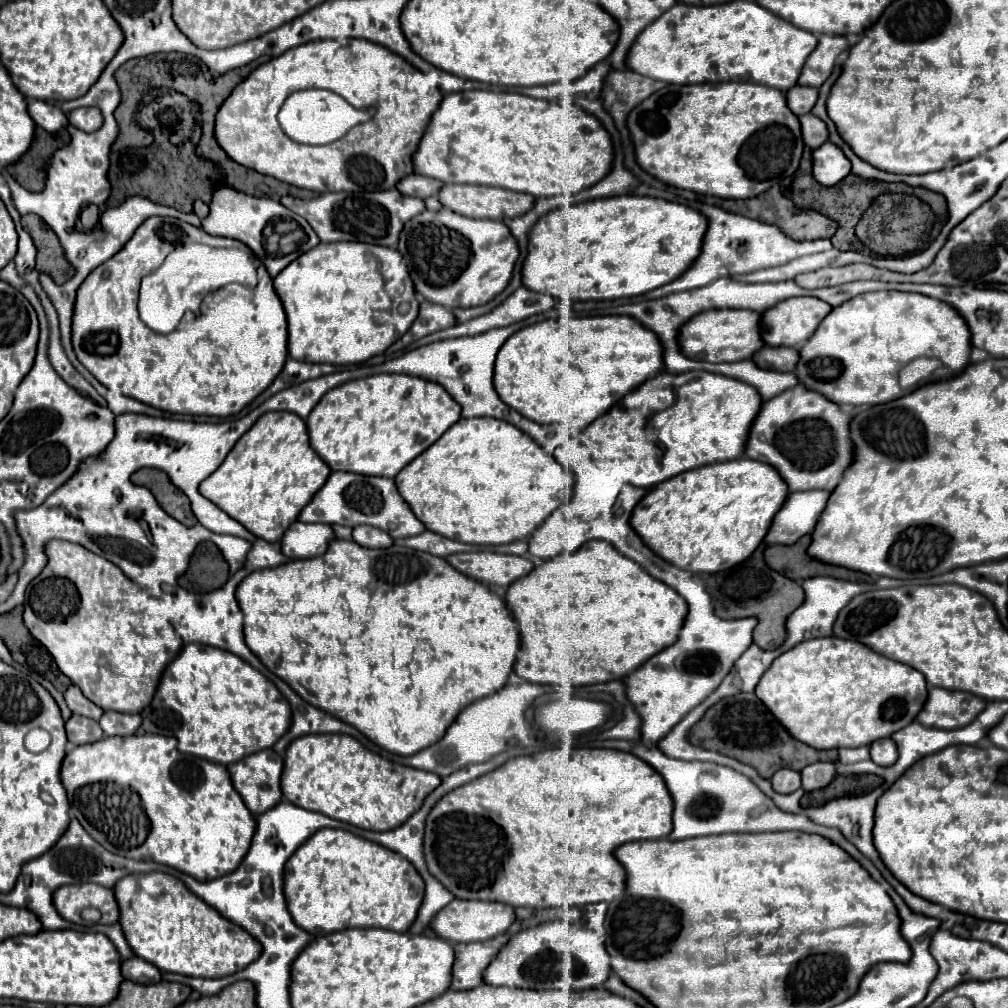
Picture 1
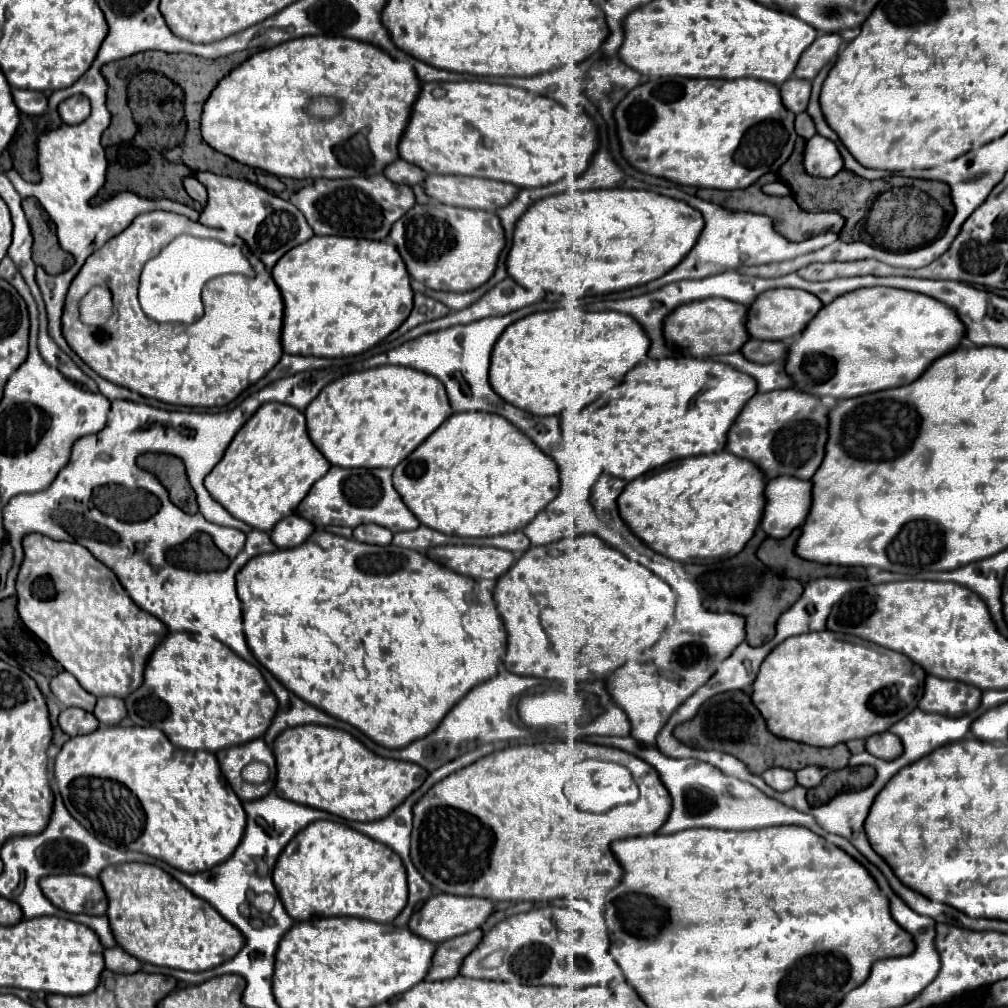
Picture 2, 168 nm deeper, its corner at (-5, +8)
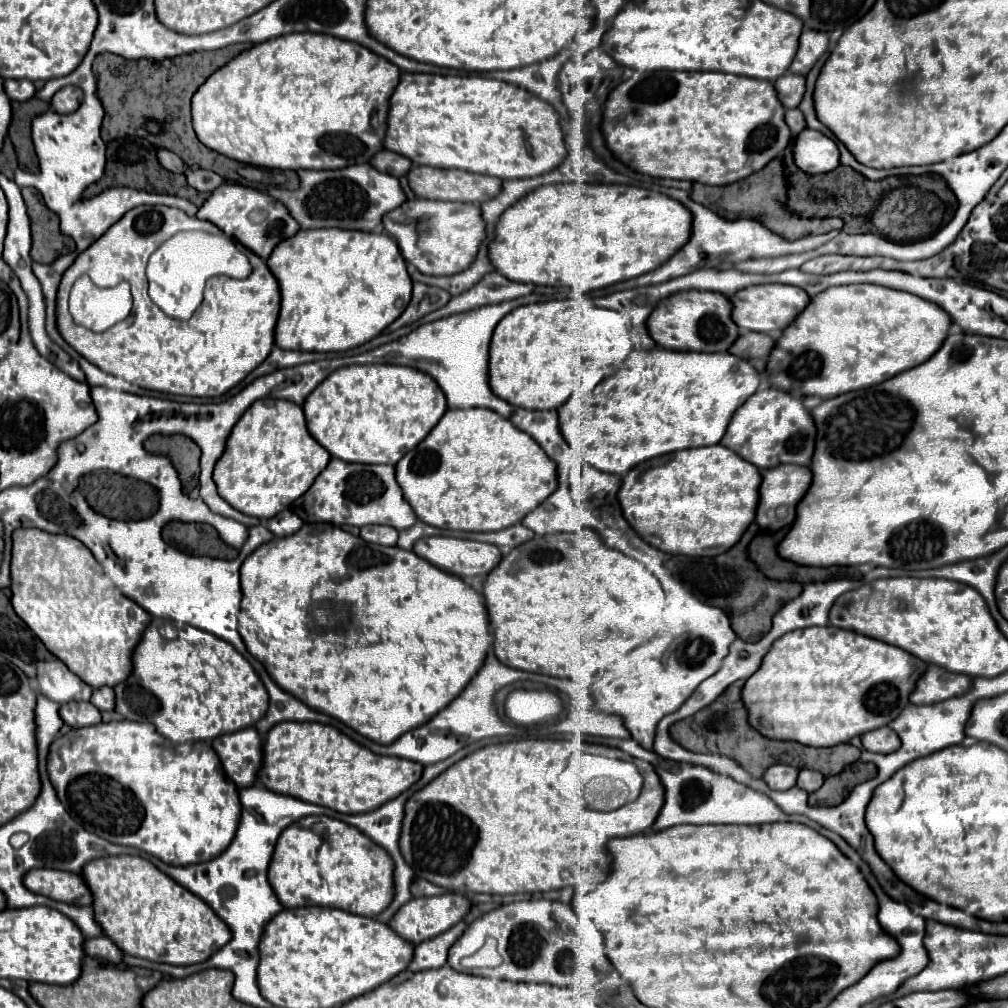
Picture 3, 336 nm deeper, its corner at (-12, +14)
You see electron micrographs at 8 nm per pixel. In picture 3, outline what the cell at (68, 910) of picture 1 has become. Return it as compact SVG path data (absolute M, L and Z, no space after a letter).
M34 868L24 876L24 886L36 894L74 906L92 906L94 898L82 874L52 868Z

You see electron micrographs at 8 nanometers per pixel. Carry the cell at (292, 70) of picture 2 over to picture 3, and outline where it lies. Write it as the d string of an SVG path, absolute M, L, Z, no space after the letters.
M294 32L288 36L280 36L280 38L256 44L250 50L236 56L226 66L218 68L198 88L198 92L192 98L192 124L194 124L194 130L200 138L200 142L204 142L208 148L212 148L228 158L234 158L238 162L268 168L268 170L338 170L338 168L346 168L352 164L366 164L366 162L370 162L370 158L374 154L384 150L390 98L400 82L400 76L402 76L402 70L396 64L388 62L386 58L380 58L376 52L368 50L366 46L360 46L358 42L340 40L336 36L318 34L318 32Z

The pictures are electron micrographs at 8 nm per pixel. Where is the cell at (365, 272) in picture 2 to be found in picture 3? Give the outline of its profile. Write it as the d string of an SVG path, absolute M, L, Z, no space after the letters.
M320 228L300 230L268 260L282 292L276 346L306 352L344 352L366 344L410 304L412 280L388 234Z

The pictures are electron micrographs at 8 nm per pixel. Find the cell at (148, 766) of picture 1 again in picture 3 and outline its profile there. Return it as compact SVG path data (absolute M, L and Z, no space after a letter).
M100 722L88 728L70 730L52 742L48 754L48 774L66 810L86 830L122 846L144 850L166 864L208 862L222 854L236 836L242 804L238 786L224 776L220 758L210 742L176 744L162 736L148 722Z

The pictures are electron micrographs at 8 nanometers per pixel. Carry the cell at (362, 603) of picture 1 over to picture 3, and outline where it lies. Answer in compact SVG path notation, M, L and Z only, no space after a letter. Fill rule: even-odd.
M304 524L298 534L286 536L286 538L274 538L272 542L256 548L242 564L240 568L242 574L242 612L238 616L238 632L246 642L248 652L264 664L272 680L280 684L280 688L288 690L290 694L296 694L302 698L306 706L312 706L314 710L320 710L324 714L330 714L362 736L378 742L378 744L392 744L398 740L402 734L408 730L414 730L418 726L424 726L430 722L440 710L444 710L466 686L468 682L478 674L478 670L484 666L486 654L492 648L492 632L490 632L490 616L484 604L484 596L476 592L470 584L466 584L462 578L444 572L436 568L434 564L426 562L412 550L404 550L398 546L378 546L372 542L362 540L360 536L352 536L350 532L344 532L338 526L332 524ZM320 602L332 602L336 610L346 610L348 612L348 626L344 628L332 628L332 630L316 630L316 624L312 622L312 610L310 604L320 604Z

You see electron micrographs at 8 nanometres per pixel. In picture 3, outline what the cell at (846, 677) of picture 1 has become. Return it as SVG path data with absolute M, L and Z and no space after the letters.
M804 628L778 638L764 664L744 684L744 704L750 712L750 724L774 740L794 740L806 746L834 746L862 736L870 730L890 724L910 702L910 694L924 674L926 664L906 650L882 640L848 632L842 628Z

